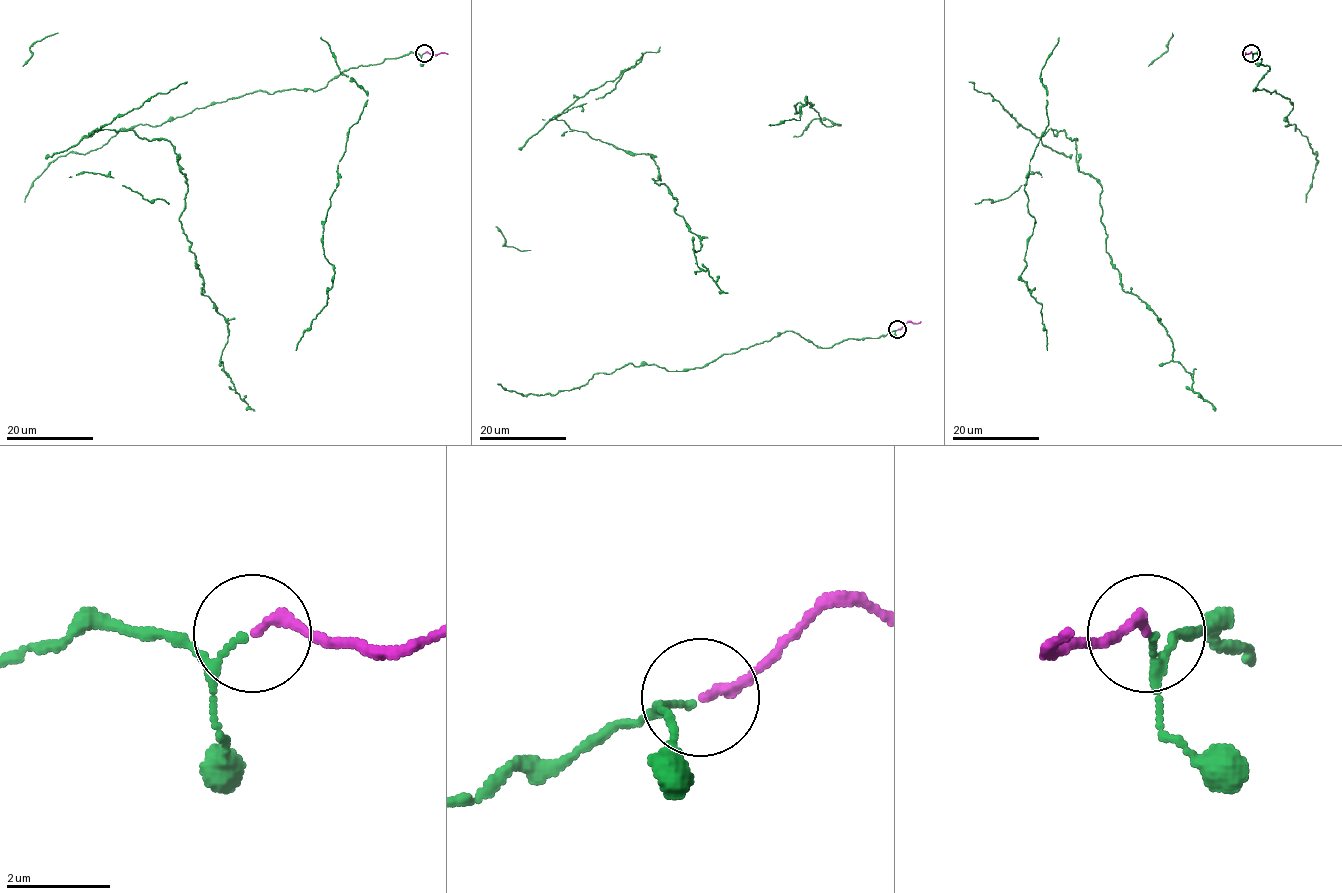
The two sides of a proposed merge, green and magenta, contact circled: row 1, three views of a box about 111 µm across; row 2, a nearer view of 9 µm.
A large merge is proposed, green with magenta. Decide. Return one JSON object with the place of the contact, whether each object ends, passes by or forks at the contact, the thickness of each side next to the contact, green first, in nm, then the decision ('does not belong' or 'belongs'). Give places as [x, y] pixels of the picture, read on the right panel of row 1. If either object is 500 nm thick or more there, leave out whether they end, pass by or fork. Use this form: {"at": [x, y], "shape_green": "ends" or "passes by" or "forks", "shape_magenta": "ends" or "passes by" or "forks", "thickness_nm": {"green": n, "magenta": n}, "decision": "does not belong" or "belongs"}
{"at": [1251, 53], "shape_green": "passes by", "shape_magenta": "ends", "thickness_nm": {"green": 100, "magenta": 190}, "decision": "belongs"}

